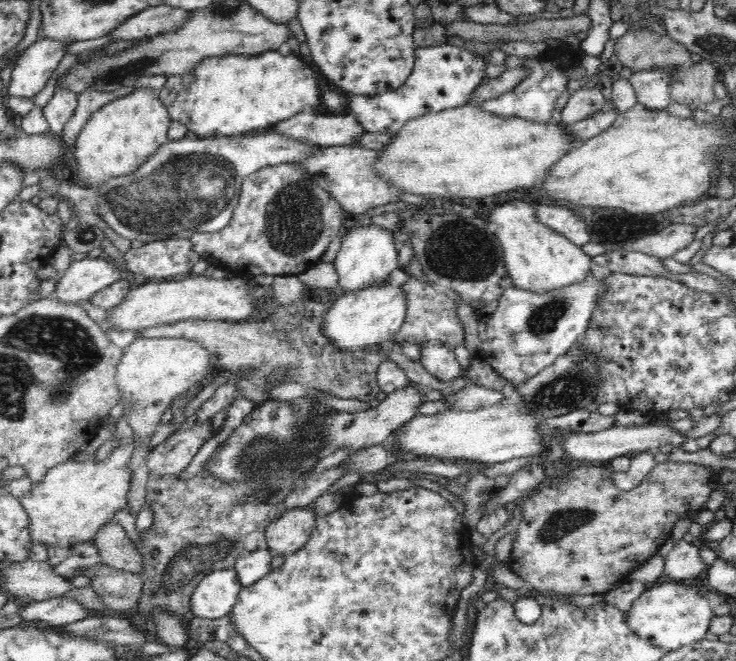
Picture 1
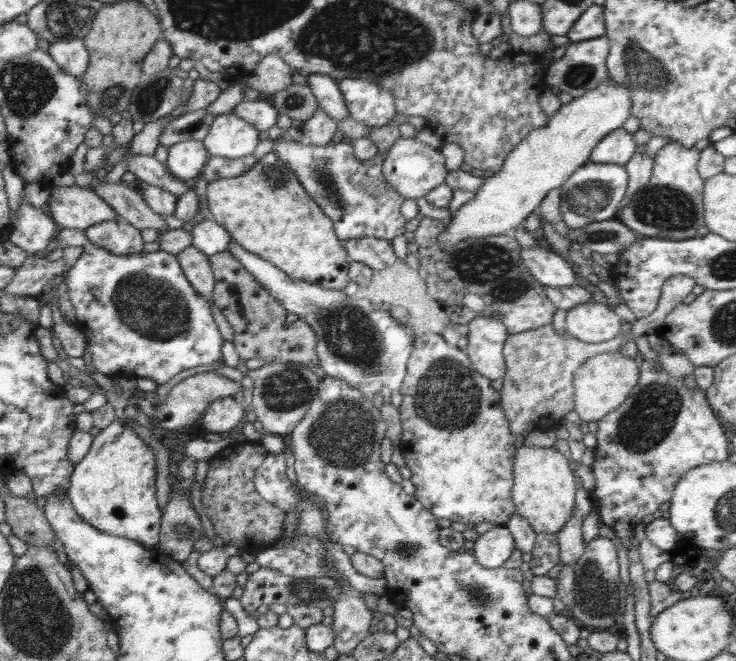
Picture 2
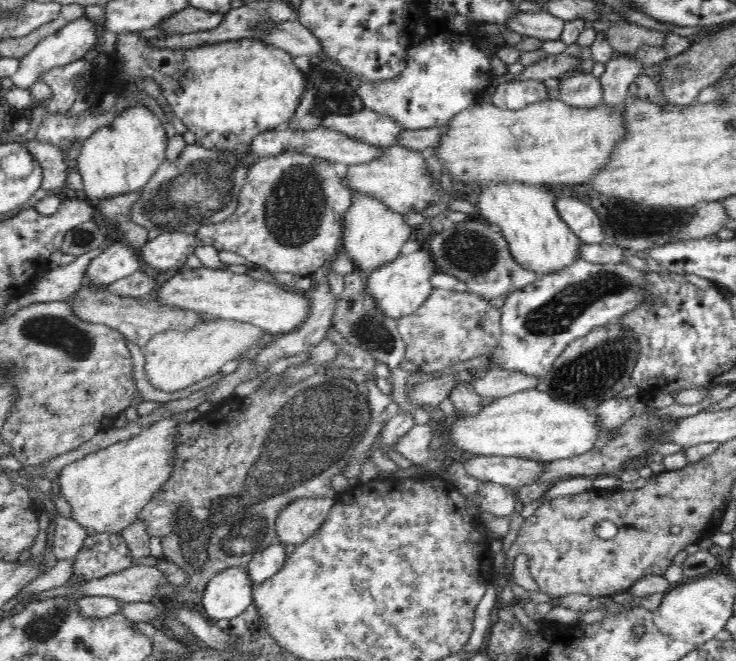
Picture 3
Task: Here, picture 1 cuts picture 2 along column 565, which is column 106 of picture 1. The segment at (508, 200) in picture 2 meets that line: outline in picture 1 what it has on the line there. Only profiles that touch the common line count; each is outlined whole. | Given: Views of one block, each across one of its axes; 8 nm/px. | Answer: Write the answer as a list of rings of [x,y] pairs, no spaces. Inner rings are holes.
[[[135,86],[132,93],[118,97],[91,114],[76,138],[72,151],[72,178],[82,186],[102,185],[110,178],[129,176],[146,163],[162,144],[169,142],[171,116],[167,106],[151,88]]]

